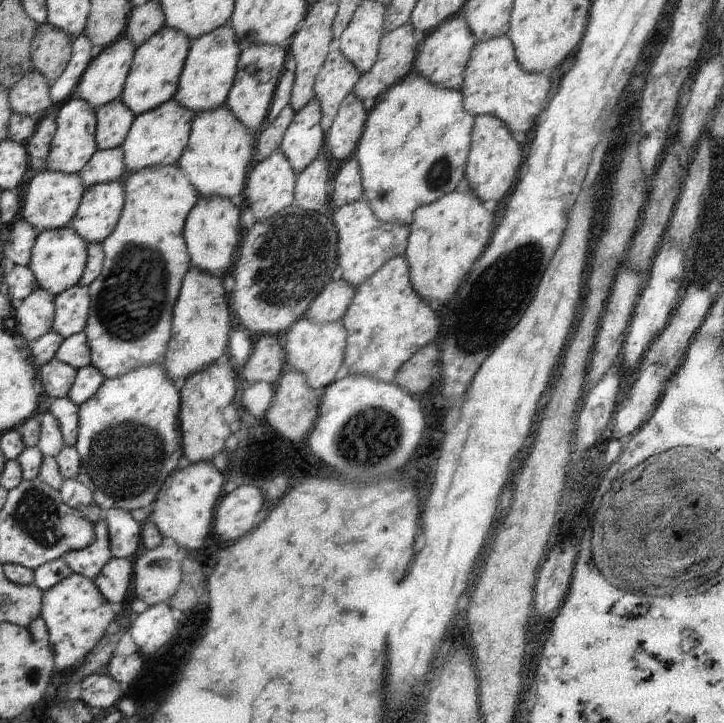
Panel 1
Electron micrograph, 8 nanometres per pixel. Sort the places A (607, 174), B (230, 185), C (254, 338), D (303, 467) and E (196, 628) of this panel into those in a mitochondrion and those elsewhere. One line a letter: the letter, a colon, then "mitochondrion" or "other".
A: other
B: other
C: other
D: other
E: mitochondrion

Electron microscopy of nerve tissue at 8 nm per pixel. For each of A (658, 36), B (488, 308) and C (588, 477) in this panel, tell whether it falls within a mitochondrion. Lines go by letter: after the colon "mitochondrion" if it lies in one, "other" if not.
A: other
B: mitochondrion
C: other

